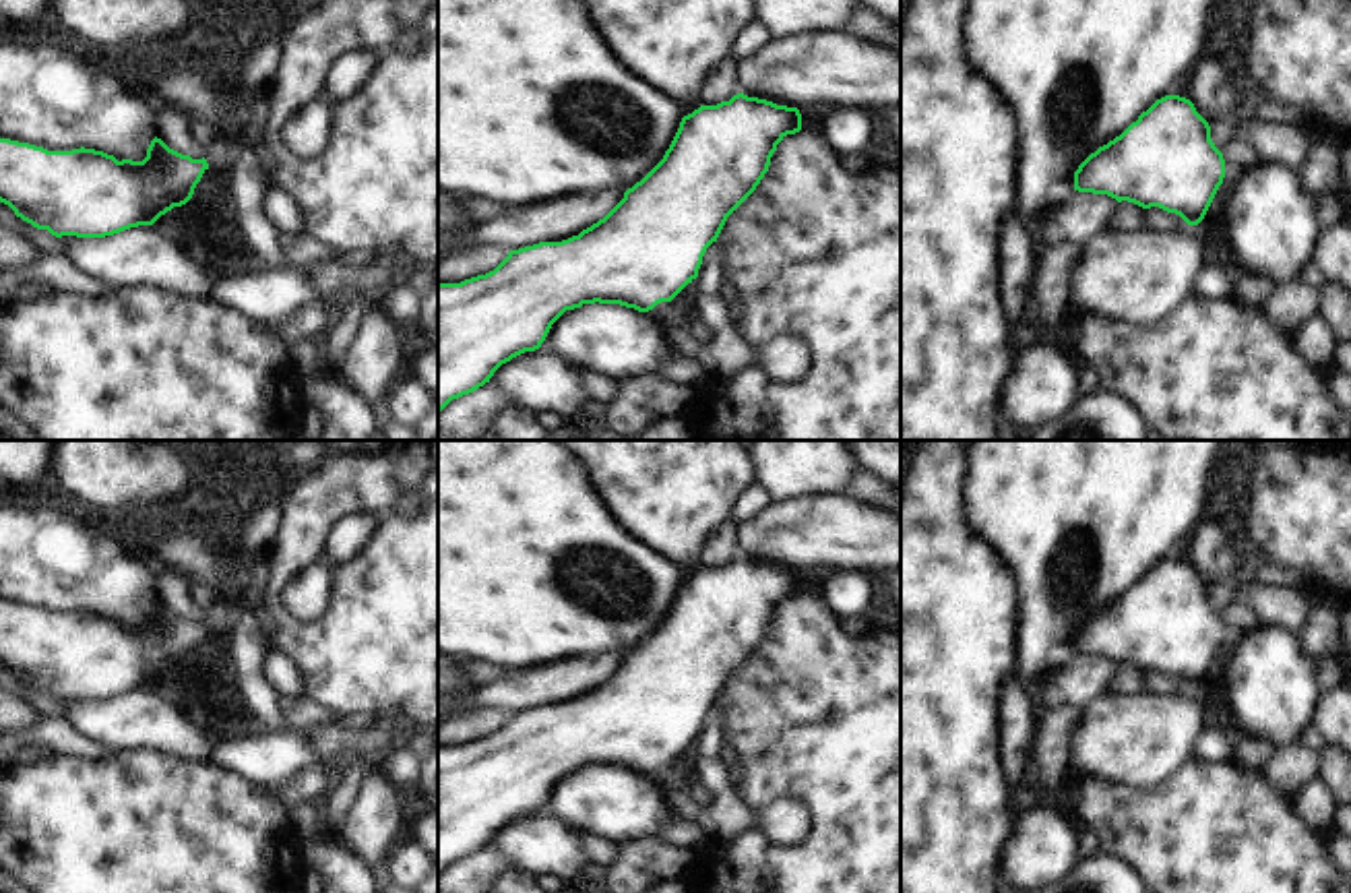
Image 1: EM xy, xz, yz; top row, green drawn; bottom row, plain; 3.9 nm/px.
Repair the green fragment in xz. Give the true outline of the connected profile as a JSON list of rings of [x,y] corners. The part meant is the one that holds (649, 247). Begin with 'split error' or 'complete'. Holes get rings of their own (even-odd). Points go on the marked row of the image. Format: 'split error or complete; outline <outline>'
split error; outline [[[733,95],[684,116],[663,159],[597,223],[562,242],[539,242],[508,256],[490,273],[438,283],[438,413],[490,382],[512,358],[535,351],[552,325],[583,304],[620,304],[655,312],[688,331],[671,300],[698,277],[706,248],[727,217],[756,190],[777,145],[802,130],[797,107]]]

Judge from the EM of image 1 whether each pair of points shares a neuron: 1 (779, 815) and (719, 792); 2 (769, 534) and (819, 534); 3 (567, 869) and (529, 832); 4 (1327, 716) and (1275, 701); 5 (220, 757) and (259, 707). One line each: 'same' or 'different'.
1: same
2: same
3: same
4: different
5: different

